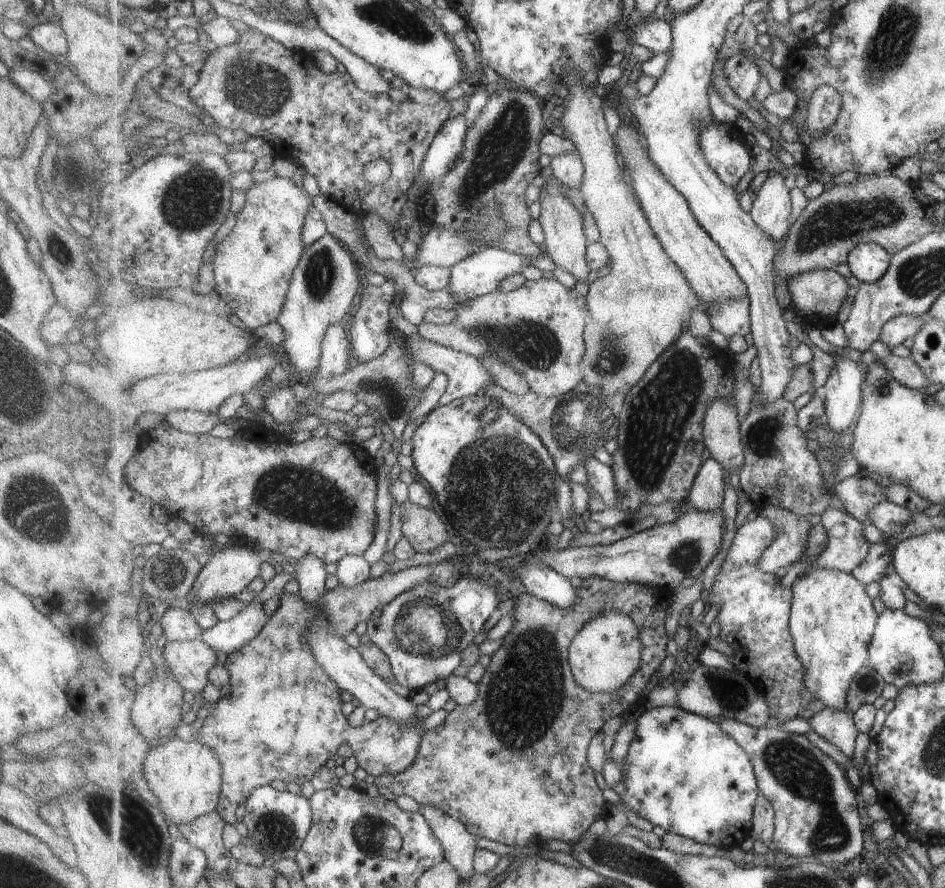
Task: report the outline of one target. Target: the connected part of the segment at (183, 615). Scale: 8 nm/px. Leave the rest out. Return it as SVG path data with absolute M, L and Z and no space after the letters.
M169 607L160 618L163 637L169 641L201 639L203 630L195 617L184 608Z

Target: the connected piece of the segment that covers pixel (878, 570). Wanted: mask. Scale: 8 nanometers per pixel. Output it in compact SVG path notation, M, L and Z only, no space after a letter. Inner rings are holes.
M873 544L867 558L853 570L853 574L864 585L877 581L880 583L886 576L889 564L893 562L893 548L889 544Z

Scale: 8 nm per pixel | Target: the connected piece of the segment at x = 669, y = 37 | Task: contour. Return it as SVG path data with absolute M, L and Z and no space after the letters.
M666 18L655 20L643 19L634 29L636 45L646 46L655 55L659 52L669 52L673 46L672 24Z

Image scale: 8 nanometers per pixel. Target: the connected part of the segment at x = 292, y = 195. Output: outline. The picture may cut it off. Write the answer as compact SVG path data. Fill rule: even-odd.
M276 176L256 183L246 193L245 205L237 213L233 228L215 251L212 261L215 280L213 289L251 331L275 322L283 311L293 271L296 270L306 249L303 231L305 216L312 204L313 198L309 193L303 187L299 188L290 178Z

